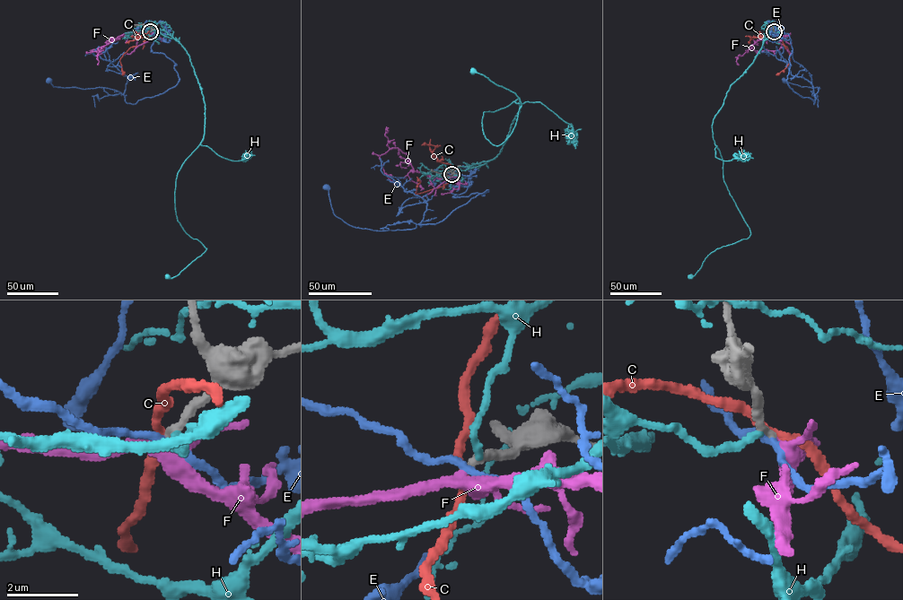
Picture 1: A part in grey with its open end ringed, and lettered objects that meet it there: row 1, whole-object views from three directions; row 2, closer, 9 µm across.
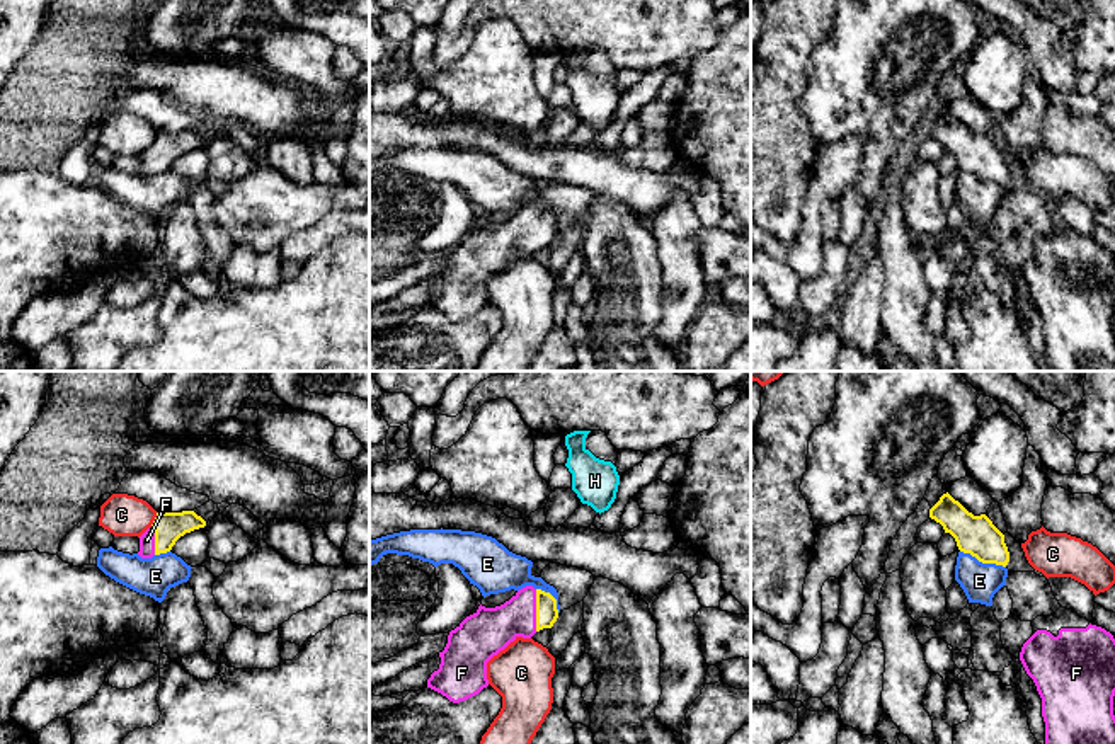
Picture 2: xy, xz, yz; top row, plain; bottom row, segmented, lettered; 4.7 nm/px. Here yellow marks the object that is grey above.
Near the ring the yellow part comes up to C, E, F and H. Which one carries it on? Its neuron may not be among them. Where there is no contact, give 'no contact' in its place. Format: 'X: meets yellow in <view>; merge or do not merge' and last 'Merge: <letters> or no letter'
C: meets yellow in xy; do not merge
E: meets yellow in yz; do not merge
F: meets yellow in xz; merge
H: no contact; do not merge
Merge: F

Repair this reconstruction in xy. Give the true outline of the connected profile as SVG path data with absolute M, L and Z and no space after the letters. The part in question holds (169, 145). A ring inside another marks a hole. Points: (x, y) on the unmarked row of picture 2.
M194 129L157 131L153 143L140 155L141 177L167 172L175 160L194 148L204 146L206 140Z

